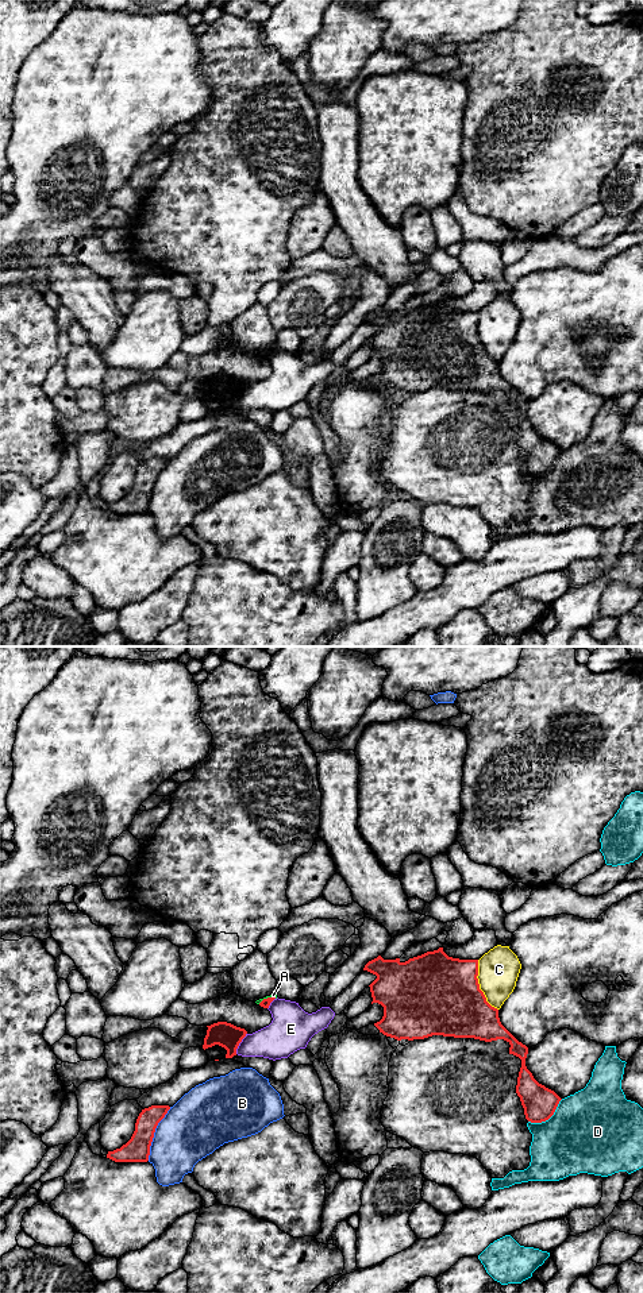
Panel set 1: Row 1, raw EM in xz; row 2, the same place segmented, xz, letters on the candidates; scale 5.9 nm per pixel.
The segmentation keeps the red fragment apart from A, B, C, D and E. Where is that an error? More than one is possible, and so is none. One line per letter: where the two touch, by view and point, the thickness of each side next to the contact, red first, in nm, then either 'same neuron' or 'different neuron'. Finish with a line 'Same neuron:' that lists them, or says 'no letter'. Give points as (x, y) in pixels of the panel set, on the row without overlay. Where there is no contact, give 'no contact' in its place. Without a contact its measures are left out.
A: xz (268, 350) | 60/30 nm | different neuron
B: xz (153, 486) | 150/360 nm | different neuron
C: xz (478, 338) | 480/240 nm | different neuron
D: xz (547, 471) | 200/460 nm | different neuron
E: xz (239, 394) | 150/220 nm | different neuron
Same neuron: no letter

